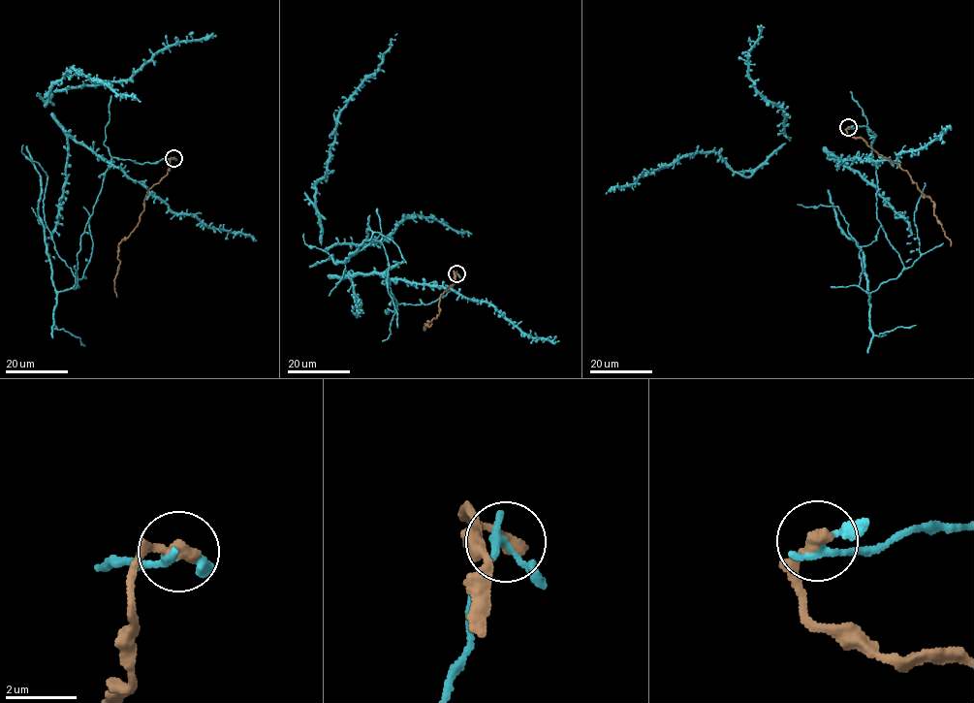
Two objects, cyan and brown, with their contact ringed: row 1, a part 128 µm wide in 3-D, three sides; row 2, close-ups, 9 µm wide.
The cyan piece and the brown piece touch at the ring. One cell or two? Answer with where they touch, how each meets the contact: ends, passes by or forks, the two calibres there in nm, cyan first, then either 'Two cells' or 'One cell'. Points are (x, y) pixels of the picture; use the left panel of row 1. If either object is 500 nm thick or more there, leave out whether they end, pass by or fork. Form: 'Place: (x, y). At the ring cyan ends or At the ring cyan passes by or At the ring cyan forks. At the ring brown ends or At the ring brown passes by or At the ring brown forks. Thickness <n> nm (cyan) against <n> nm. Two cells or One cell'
Place: (173, 158). At the ring cyan passes by. At the ring brown ends. Thickness 220 nm (cyan) against 400 nm. Two cells

